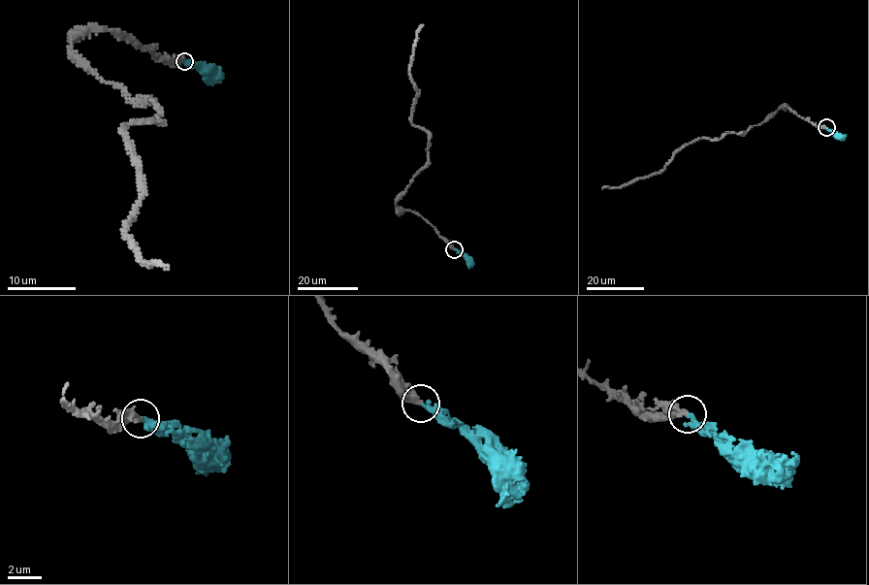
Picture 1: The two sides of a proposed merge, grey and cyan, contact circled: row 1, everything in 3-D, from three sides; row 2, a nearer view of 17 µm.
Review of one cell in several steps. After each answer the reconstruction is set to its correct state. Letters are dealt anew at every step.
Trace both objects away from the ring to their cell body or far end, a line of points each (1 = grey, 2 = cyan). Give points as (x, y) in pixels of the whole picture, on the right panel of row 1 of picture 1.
1: (826, 128), (814, 124), (785, 105), (746, 133), (694, 140), (683, 146), (659, 172), (602, 189)
2: (826, 128), (838, 135), (846, 135)

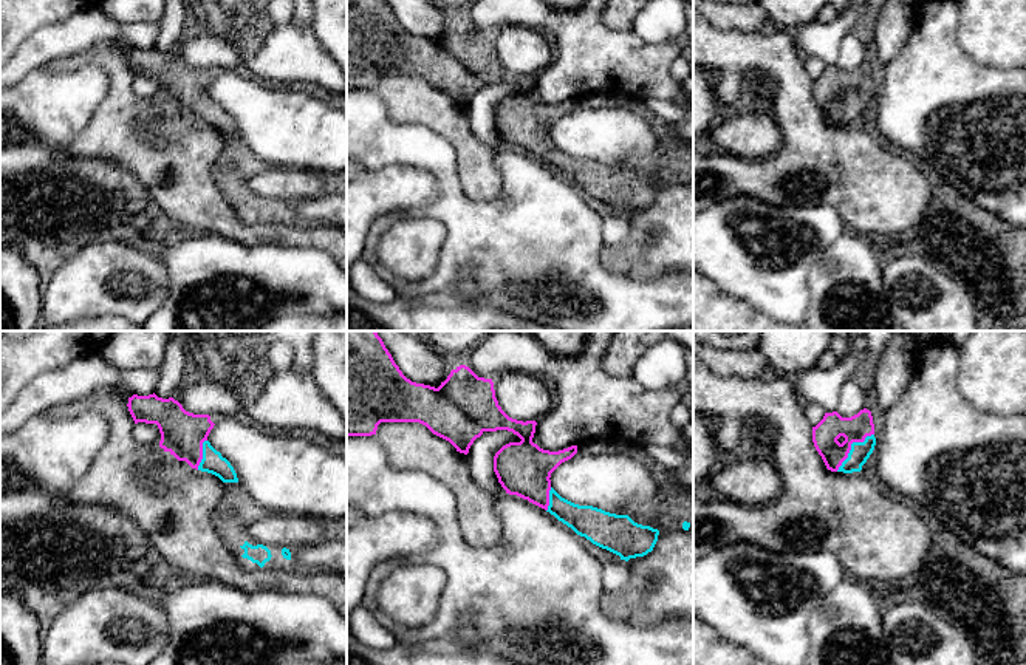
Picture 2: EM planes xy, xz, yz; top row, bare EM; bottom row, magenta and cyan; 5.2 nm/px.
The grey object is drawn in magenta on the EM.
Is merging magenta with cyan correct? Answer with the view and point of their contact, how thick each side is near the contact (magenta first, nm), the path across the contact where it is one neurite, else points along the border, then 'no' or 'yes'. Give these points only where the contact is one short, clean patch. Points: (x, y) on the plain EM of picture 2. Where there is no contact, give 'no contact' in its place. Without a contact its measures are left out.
yz (850, 101) | 140/100 nm | across yz (854, 82), (854, 95), (850, 101), (859, 107) | yes

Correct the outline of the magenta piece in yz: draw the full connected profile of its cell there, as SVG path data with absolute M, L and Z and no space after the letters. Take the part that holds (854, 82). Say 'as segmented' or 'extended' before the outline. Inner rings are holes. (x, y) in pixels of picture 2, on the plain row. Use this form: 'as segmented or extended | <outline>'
extended | M864 62L851 71L825 66L812 80L812 96L828 124L860 125L876 99L871 65Z

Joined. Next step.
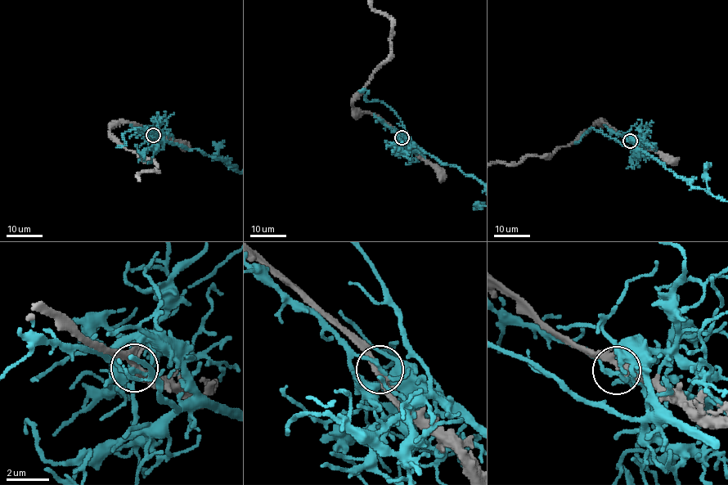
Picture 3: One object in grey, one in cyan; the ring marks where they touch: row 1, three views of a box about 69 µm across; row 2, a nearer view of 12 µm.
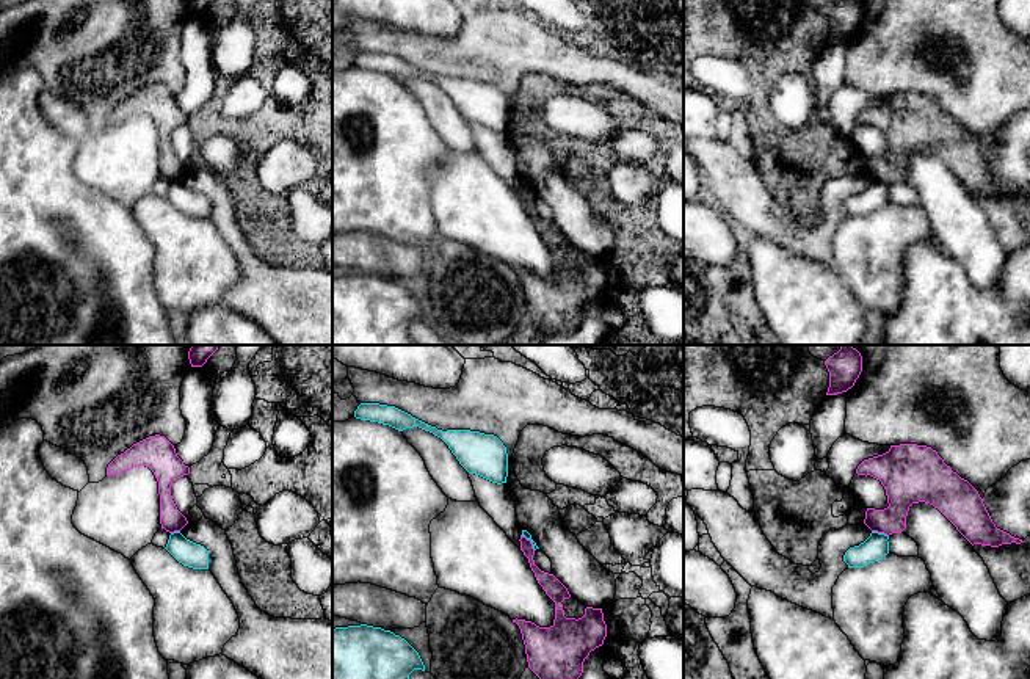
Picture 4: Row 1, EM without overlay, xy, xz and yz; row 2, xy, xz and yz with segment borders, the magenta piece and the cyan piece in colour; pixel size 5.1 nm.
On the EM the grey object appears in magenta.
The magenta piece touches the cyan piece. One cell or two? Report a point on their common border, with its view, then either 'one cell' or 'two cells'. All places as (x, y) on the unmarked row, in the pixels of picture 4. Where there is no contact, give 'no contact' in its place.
contact yz (880, 181); two cells

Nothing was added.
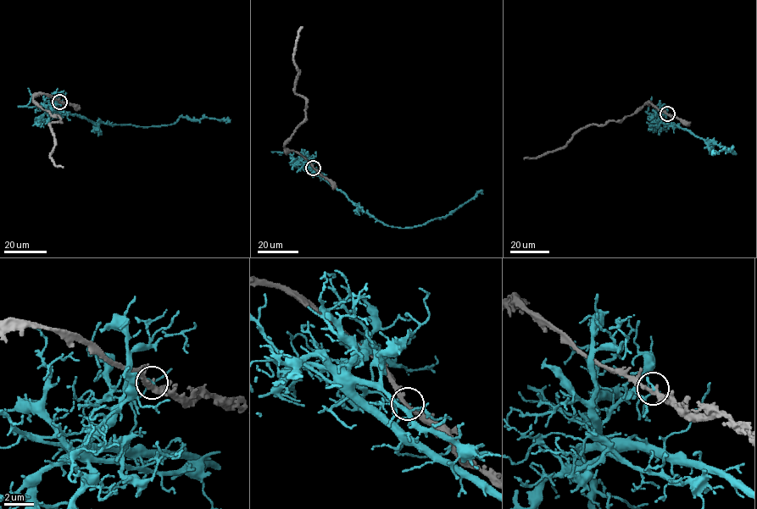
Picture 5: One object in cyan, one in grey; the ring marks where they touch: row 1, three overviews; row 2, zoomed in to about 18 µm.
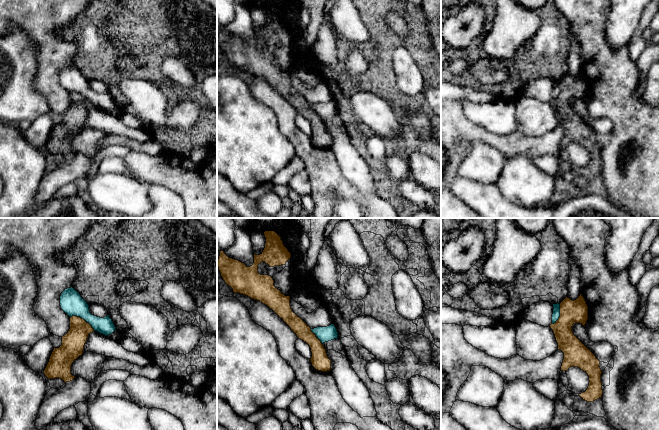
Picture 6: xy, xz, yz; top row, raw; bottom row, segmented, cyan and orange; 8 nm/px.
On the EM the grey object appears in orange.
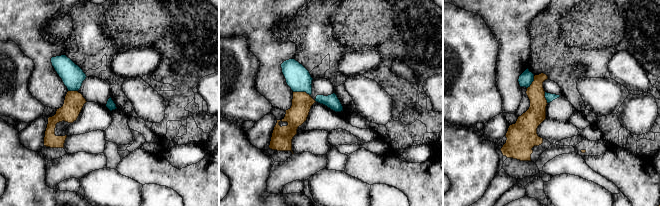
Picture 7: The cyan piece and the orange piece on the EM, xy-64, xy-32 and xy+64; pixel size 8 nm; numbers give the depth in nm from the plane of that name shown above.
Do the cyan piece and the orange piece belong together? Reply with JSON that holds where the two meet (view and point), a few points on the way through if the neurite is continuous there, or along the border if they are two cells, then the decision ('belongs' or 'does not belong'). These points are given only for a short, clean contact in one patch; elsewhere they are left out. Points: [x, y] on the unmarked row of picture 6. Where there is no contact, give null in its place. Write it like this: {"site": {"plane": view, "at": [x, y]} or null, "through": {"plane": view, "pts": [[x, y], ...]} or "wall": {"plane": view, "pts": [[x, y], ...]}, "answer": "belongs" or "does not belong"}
{"site": {"plane": "xy", "at": [83, 94]}, "wall": {"plane": "xy", "pts": [[70, 92], [83, 94], [94, 106]]}, "answer": "does not belong"}

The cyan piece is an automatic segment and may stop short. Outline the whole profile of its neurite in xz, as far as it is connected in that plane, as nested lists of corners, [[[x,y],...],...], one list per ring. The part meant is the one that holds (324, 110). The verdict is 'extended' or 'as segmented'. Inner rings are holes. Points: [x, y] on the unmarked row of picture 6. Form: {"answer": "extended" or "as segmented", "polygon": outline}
{"answer": "as segmented", "polygon": [[[334,100],[327,103],[317,103],[311,105],[311,107],[316,111],[322,120],[338,114],[338,108]]]}

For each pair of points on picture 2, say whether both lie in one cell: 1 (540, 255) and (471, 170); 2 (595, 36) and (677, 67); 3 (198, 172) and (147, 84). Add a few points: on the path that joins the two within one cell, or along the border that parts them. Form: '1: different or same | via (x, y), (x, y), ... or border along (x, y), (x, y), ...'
1: different | border along (458, 175), (460, 186), (469, 197), (486, 200)
2: different | border along (677, 57), (670, 65), (670, 76), (675, 81)
3: different | border along (144, 98), (152, 101)

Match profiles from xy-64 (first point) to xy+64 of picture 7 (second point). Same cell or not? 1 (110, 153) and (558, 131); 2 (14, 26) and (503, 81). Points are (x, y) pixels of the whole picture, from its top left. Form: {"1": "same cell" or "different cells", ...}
{"1": "different cells", "2": "same cell"}

